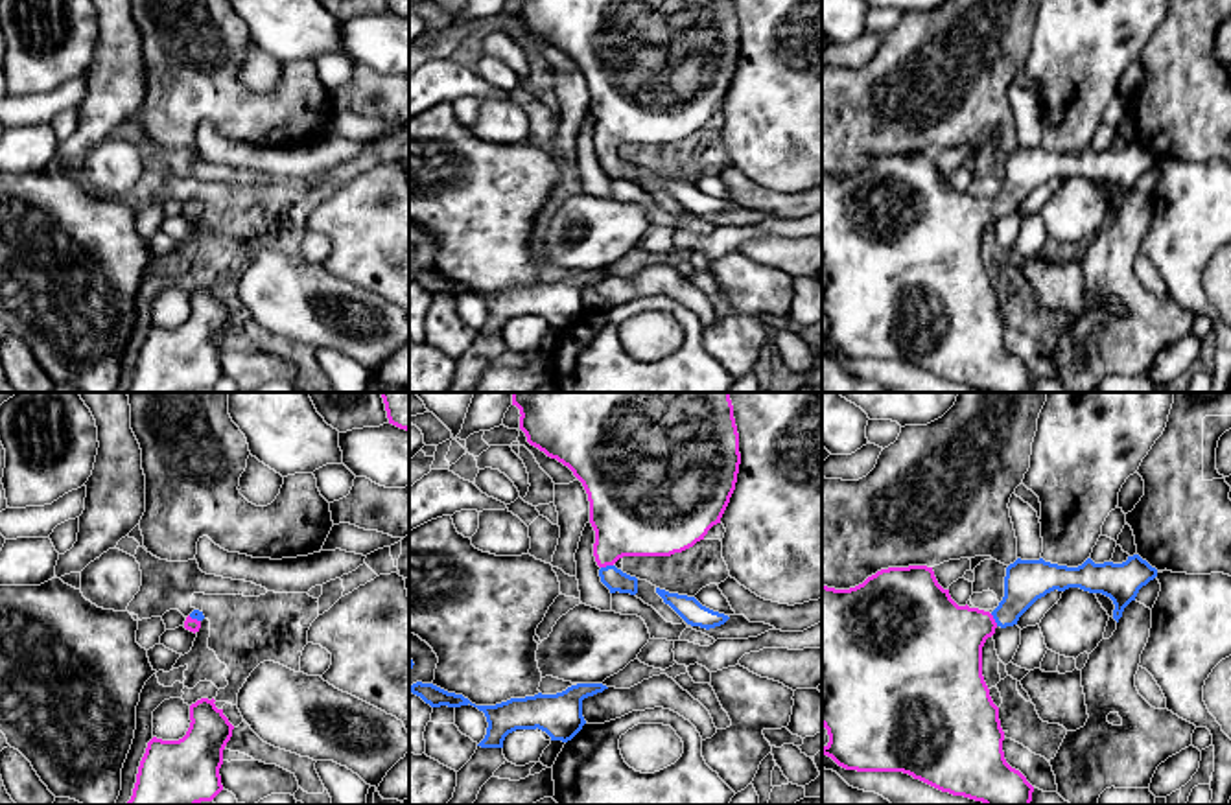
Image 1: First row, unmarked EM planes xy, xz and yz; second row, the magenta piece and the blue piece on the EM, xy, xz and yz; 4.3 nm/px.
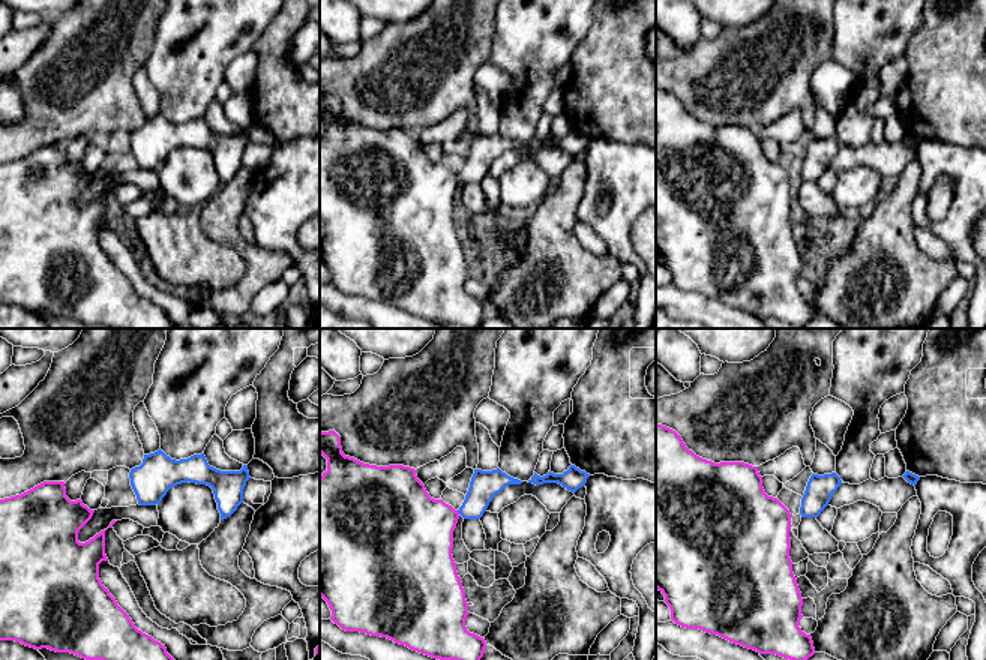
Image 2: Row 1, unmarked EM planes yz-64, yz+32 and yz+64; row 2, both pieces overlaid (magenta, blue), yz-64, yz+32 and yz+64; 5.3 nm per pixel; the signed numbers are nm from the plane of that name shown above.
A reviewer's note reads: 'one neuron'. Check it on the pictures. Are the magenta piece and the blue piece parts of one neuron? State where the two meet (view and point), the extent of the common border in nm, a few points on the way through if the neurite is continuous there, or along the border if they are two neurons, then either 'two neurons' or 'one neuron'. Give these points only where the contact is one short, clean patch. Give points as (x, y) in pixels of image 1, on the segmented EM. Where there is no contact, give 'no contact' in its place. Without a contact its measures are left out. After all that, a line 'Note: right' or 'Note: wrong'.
meets magenta in xz at (607, 564); contact 60 nm long; runs through xz (634, 514), (607, 549), (607, 564), (614, 579); one neuron
Note: right

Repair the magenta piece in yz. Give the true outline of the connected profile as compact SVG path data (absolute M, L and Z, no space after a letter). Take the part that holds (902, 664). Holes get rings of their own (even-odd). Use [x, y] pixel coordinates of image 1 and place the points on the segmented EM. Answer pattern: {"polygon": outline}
{"polygon": "M1139 554L1128 556L1122 564L1095 564L1087 558L1078 567L1050 564L1043 558L1017 558L1006 567L1004 597L991 613L967 604L958 606L927 566L881 569L850 589L822 586L822 726L829 735L822 753L846 770L903 772L942 792L984 805L1030 805L1034 787L1004 759L999 707L982 676L986 639L995 634L997 626L1017 624L1038 599L1054 589L1080 588L1109 597L1115 604L1113 619L1119 623L1124 608L1155 577L1157 569Z"}

